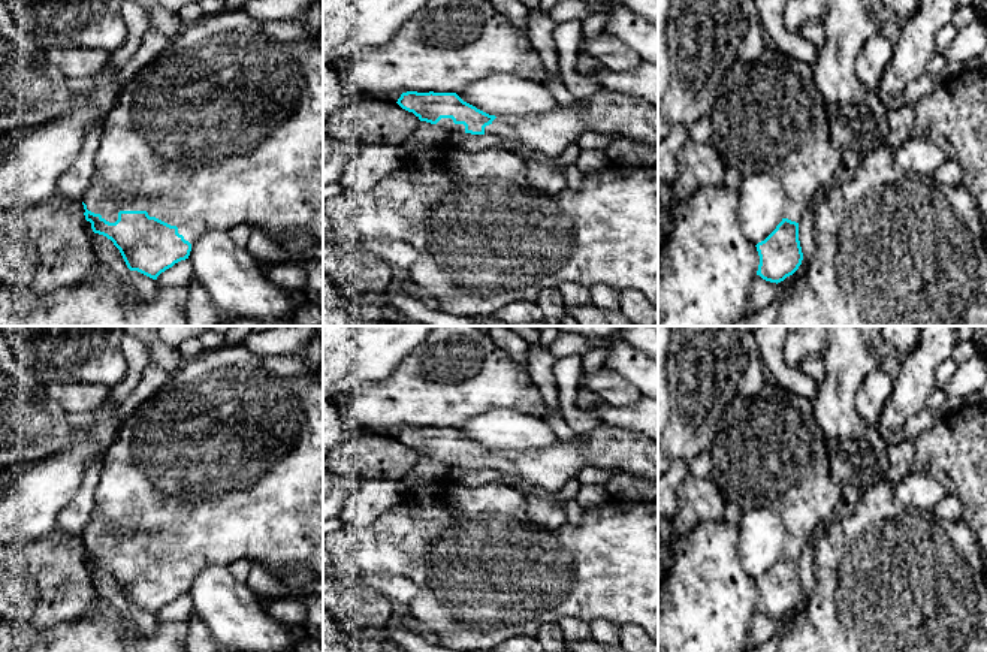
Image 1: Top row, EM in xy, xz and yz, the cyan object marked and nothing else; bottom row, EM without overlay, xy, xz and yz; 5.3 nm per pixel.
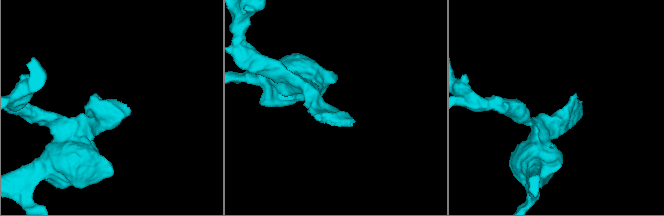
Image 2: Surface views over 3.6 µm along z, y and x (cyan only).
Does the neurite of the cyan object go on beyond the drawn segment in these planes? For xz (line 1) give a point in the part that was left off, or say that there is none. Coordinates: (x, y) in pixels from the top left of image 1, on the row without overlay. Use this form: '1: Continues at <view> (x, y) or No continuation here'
1: Continues at xz (606, 447)

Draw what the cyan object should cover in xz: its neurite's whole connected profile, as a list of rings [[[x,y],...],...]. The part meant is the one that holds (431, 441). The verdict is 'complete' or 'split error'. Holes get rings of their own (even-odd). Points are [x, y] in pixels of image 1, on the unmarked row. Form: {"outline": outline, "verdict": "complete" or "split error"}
{"outline": [[[607,425],[595,426],[580,441],[556,440],[549,447],[489,450],[456,428],[402,428],[396,437],[420,456],[453,468],[498,470],[555,495],[585,467],[613,470],[658,483],[658,441],[645,434]]], "verdict": "split error"}

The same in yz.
{"outline": [[[769,377],[758,395],[734,396],[727,404],[712,437],[710,459],[710,479],[725,501],[736,502],[742,510],[767,508],[785,526],[782,556],[755,580],[760,591],[757,610],[778,619],[802,600],[799,556],[803,546],[821,522],[833,520],[842,492],[851,485],[831,479],[824,435],[811,399],[788,392]]], "verdict": "split error"}

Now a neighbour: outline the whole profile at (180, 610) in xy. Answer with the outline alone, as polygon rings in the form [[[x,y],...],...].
[[[188,594],[175,598],[157,612],[159,624],[163,622],[188,622],[193,615],[193,601]]]

